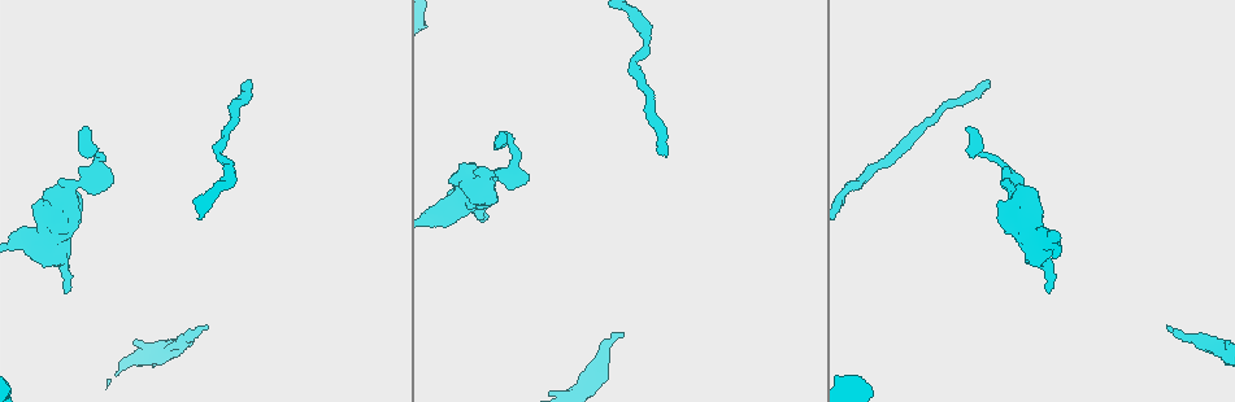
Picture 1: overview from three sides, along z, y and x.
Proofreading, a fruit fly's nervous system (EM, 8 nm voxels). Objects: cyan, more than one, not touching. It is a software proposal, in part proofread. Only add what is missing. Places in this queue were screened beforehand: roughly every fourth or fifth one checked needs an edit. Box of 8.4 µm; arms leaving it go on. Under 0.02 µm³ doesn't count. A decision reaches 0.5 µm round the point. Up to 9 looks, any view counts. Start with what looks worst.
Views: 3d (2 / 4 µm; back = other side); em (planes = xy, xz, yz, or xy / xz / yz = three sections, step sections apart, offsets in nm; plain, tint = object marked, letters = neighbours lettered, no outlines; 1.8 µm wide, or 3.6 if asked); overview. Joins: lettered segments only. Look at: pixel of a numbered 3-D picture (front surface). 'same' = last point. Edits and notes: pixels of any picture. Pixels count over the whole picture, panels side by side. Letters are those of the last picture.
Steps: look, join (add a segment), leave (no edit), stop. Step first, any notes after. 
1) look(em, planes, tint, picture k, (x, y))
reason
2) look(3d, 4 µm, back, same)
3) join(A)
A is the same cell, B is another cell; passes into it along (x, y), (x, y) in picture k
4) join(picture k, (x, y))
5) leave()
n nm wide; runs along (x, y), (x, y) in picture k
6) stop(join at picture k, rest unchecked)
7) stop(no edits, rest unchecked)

look(3d, 4 µm, back, picture 1, (988, 82))

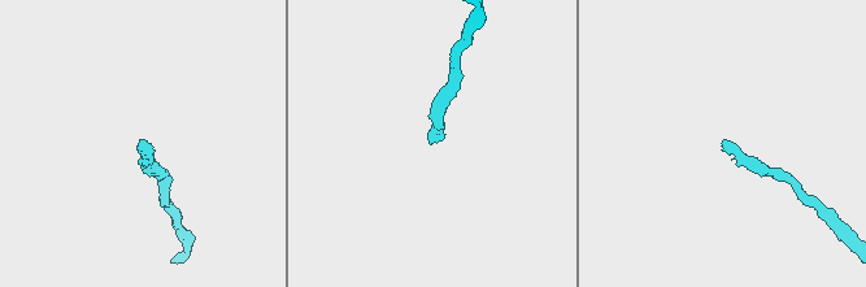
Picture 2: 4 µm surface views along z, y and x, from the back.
look(em, planes, letters, picture 2, (432, 143))

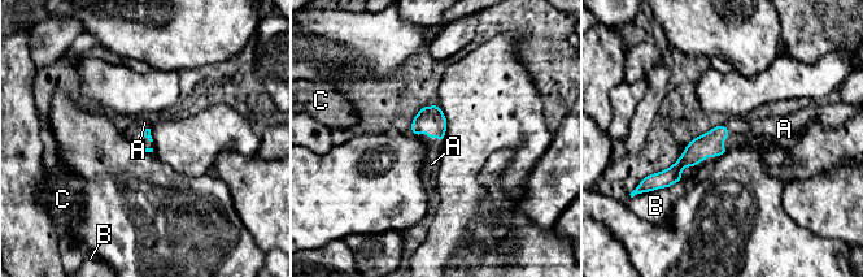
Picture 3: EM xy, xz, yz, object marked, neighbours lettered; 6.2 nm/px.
join(A)
A is the same cell, B and C are other cells; the neuron continues

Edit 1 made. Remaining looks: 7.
look(overview)
redraw

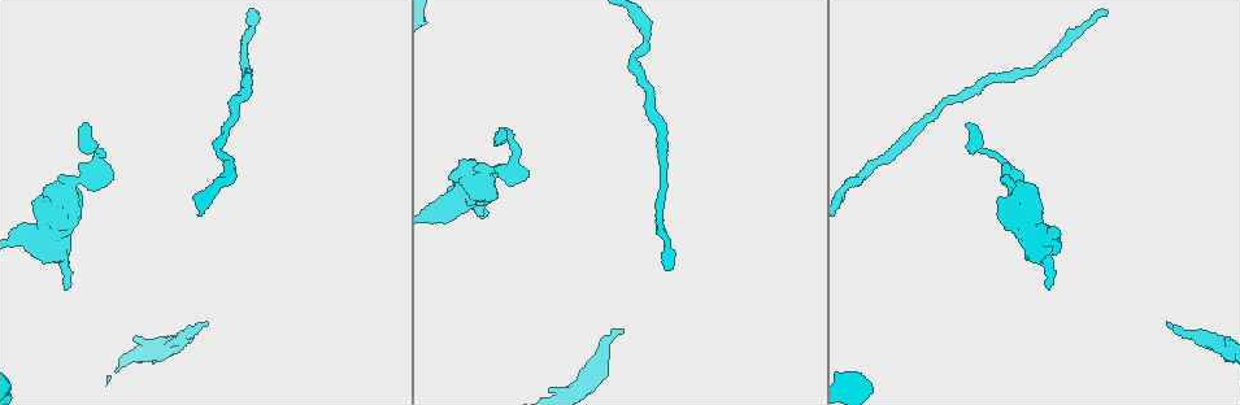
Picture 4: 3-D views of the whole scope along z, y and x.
look(em, planes, letters, picture 4, (1167, 322))

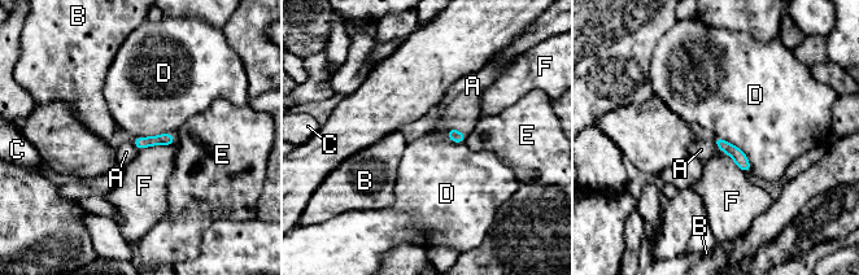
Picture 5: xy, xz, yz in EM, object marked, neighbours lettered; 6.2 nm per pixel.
join(A)
A is the same cell, B, C, D, E and F are other cells; it goes on there

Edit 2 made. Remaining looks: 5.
look(em, planes, tint, picture 4, (971, 123))
long arm stops here

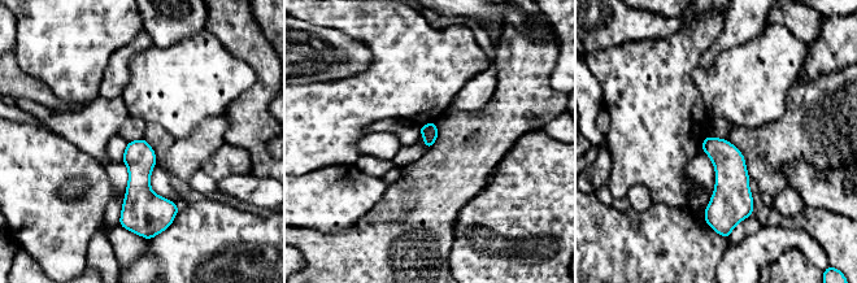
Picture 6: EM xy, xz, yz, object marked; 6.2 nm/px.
look(em, planes, letters, same)

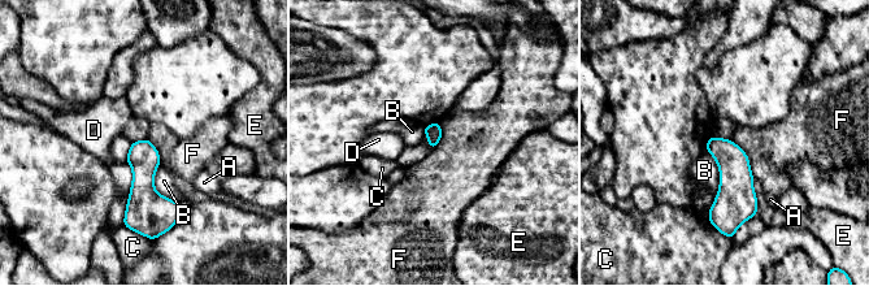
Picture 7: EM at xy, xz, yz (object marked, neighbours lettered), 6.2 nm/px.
leave()
A, B, C, D, E and F are other cells; border along (729, 139), (744, 152), (755, 178) in picture 7; none of them fits

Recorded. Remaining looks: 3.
look(3d, 4 µm, picture 4, (66, 287))
free end

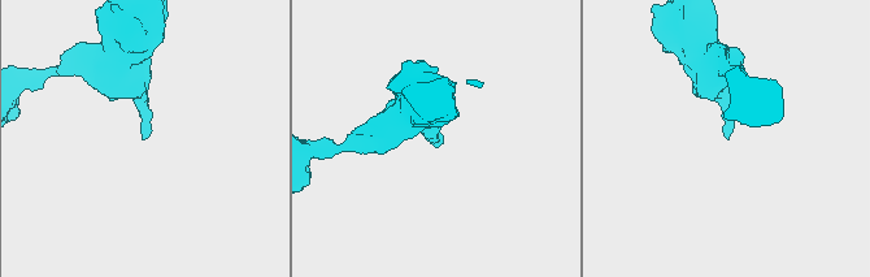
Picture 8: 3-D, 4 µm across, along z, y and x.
look(em, planes, letters, picture 8, (727, 138))
now the EM

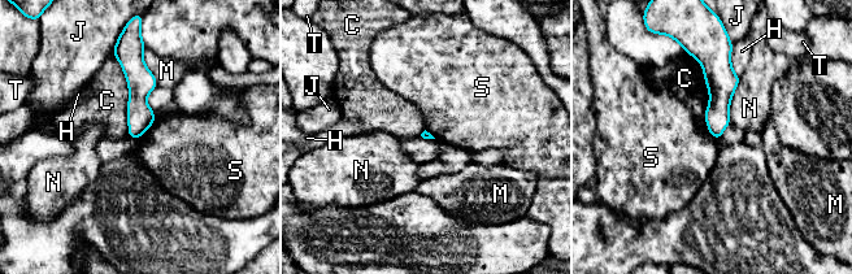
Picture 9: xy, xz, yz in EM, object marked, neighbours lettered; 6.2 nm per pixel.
leave()
C, H, J, M, N, S and T are other cells; runs along (129, 57), (138, 75), (137, 134) in picture 9; no lettered segment goes on from it

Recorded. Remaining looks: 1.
stop(join at picture 3, join at picture 5, rest unchecked)

